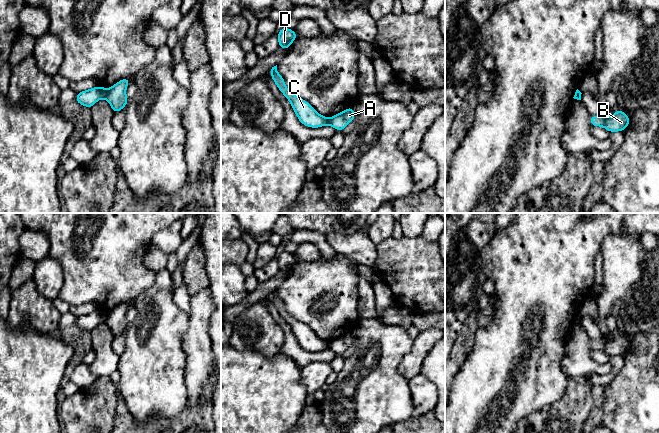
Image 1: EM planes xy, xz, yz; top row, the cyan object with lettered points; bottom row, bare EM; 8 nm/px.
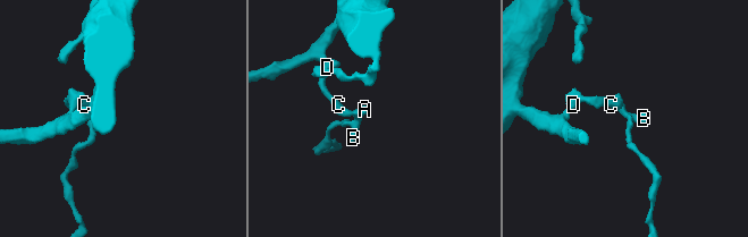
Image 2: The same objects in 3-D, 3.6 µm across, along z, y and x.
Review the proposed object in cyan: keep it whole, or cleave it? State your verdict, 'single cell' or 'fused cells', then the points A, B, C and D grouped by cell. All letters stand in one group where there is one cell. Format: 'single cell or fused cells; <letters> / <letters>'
fused cells; A B / C D

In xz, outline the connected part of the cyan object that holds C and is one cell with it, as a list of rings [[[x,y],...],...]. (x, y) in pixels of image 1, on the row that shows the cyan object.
[[[277,65],[272,67],[270,75],[282,94],[289,100],[291,106],[298,117],[298,120],[304,125],[311,128],[319,128],[330,125],[330,120],[319,114],[304,99],[293,94],[285,84],[283,77],[277,71]]]

